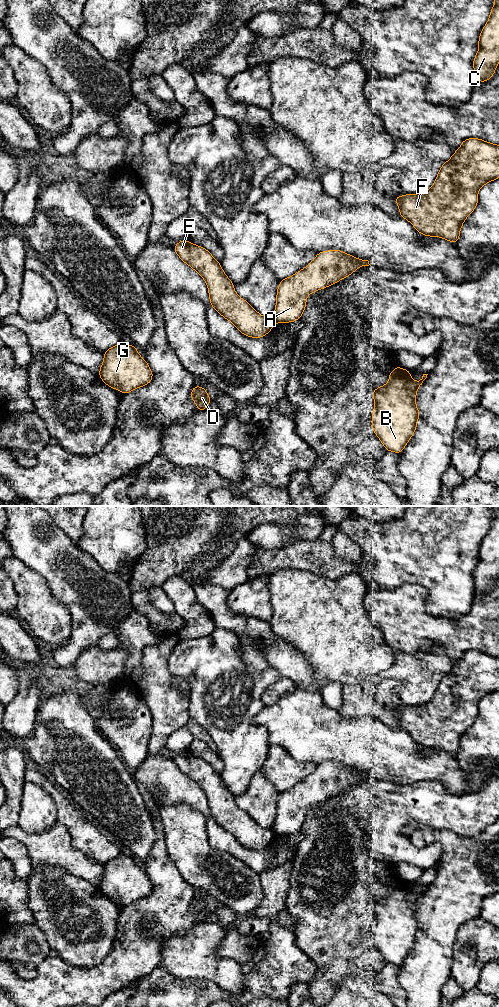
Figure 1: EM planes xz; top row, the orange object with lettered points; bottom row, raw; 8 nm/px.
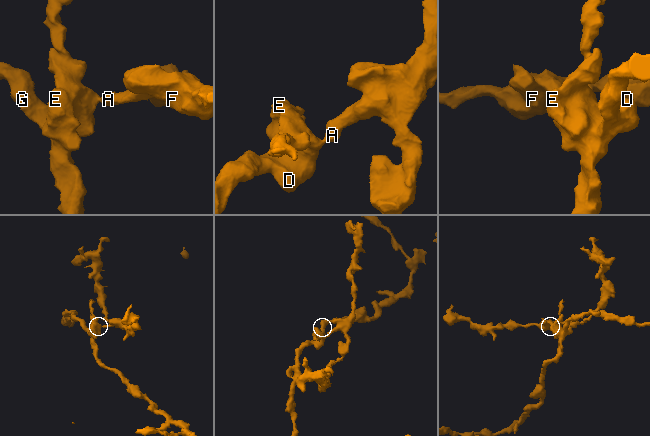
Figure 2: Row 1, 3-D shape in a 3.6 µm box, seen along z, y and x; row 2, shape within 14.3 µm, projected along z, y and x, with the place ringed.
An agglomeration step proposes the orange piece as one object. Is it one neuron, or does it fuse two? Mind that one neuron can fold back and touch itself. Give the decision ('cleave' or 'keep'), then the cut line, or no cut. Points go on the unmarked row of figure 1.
cleave; cut in xz along (271, 829), (275, 833)

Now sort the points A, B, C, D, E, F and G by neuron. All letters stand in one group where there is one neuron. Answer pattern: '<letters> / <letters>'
A B C F / D E G

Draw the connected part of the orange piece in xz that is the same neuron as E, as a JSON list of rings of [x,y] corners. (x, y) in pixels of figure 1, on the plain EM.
[[[188,752],[178,753],[173,761],[184,775],[204,791],[211,818],[232,834],[238,843],[251,850],[261,850],[272,842],[274,831],[262,828],[237,807],[234,795],[207,761]]]

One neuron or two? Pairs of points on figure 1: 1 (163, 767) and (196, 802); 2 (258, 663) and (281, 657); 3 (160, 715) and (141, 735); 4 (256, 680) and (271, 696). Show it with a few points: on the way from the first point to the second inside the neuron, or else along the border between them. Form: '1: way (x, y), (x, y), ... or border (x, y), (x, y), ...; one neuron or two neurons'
1: way (170, 776), (187, 793); one neuron
2: border (253, 641), (264, 654), (264, 658), (269, 664); two neurons
3: border (145, 701), (151, 714), (151, 736), (148, 747); two neurons
4: border (281, 676), (263, 693), (261, 698), (263, 704); two neurons

